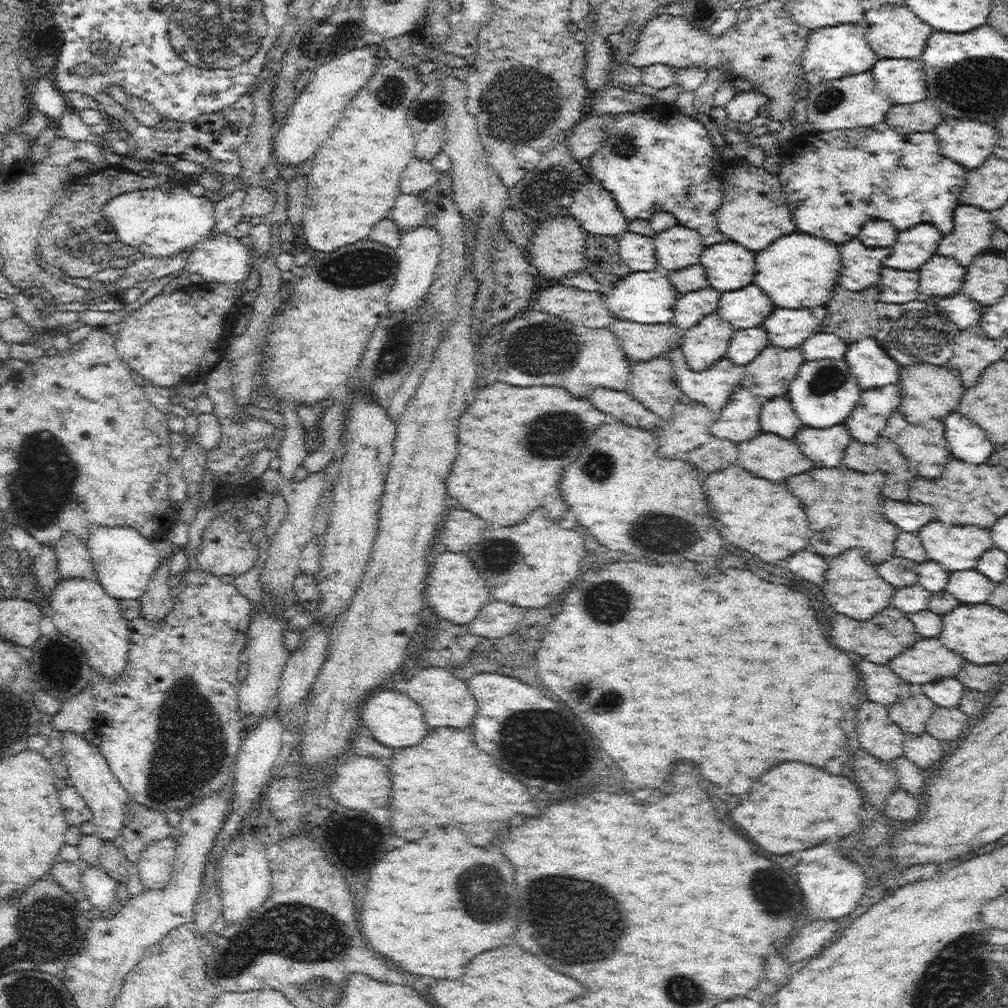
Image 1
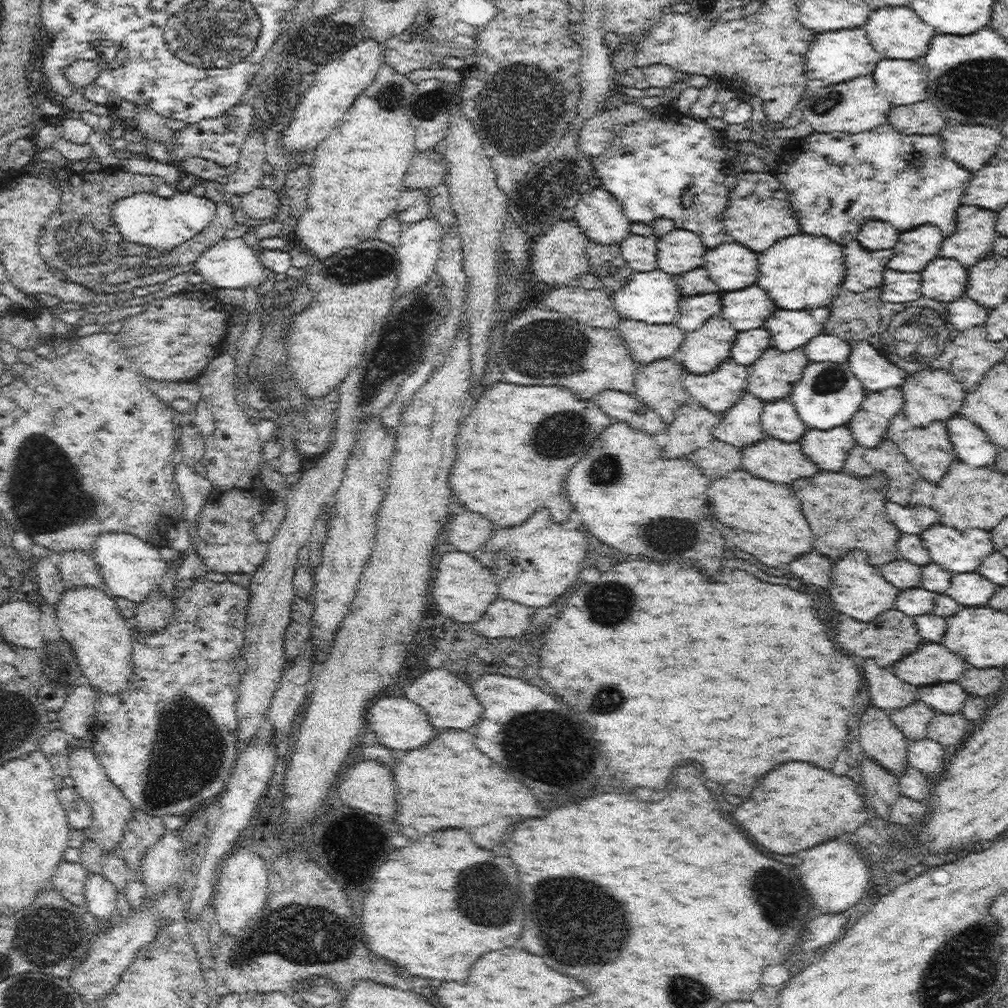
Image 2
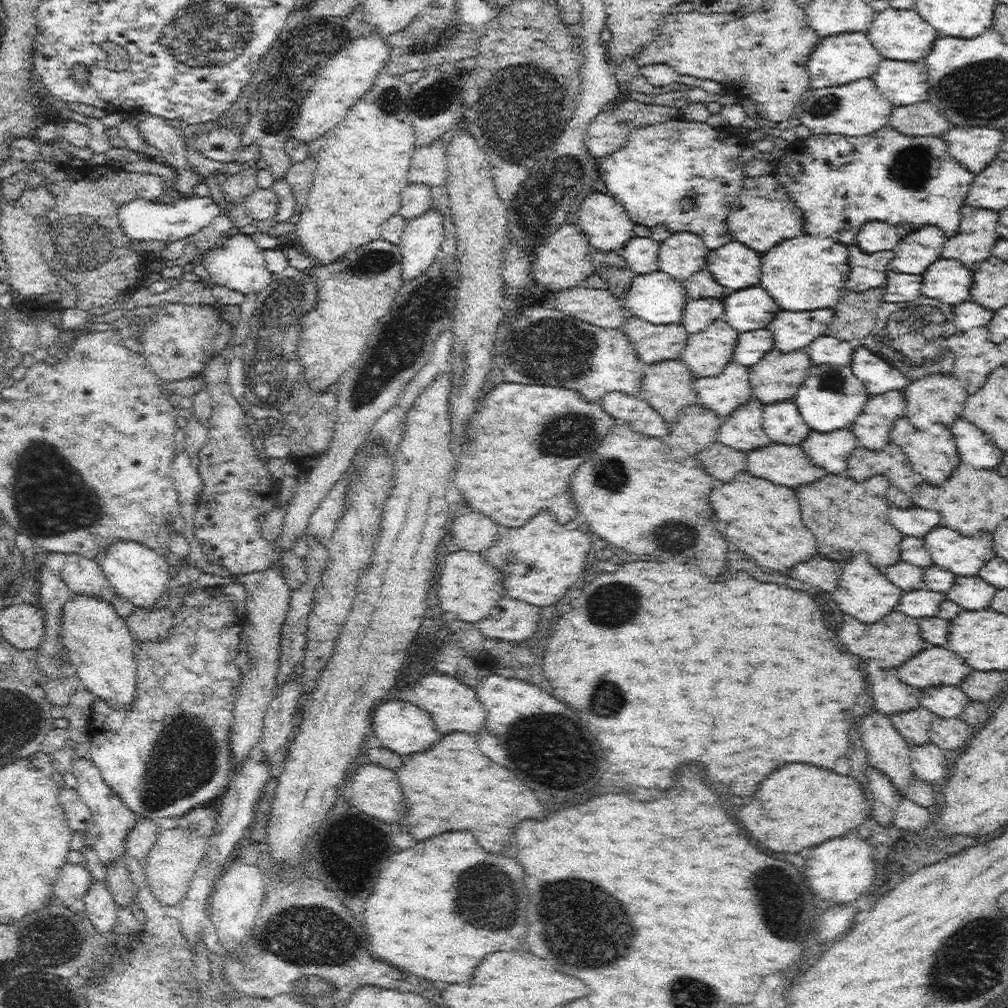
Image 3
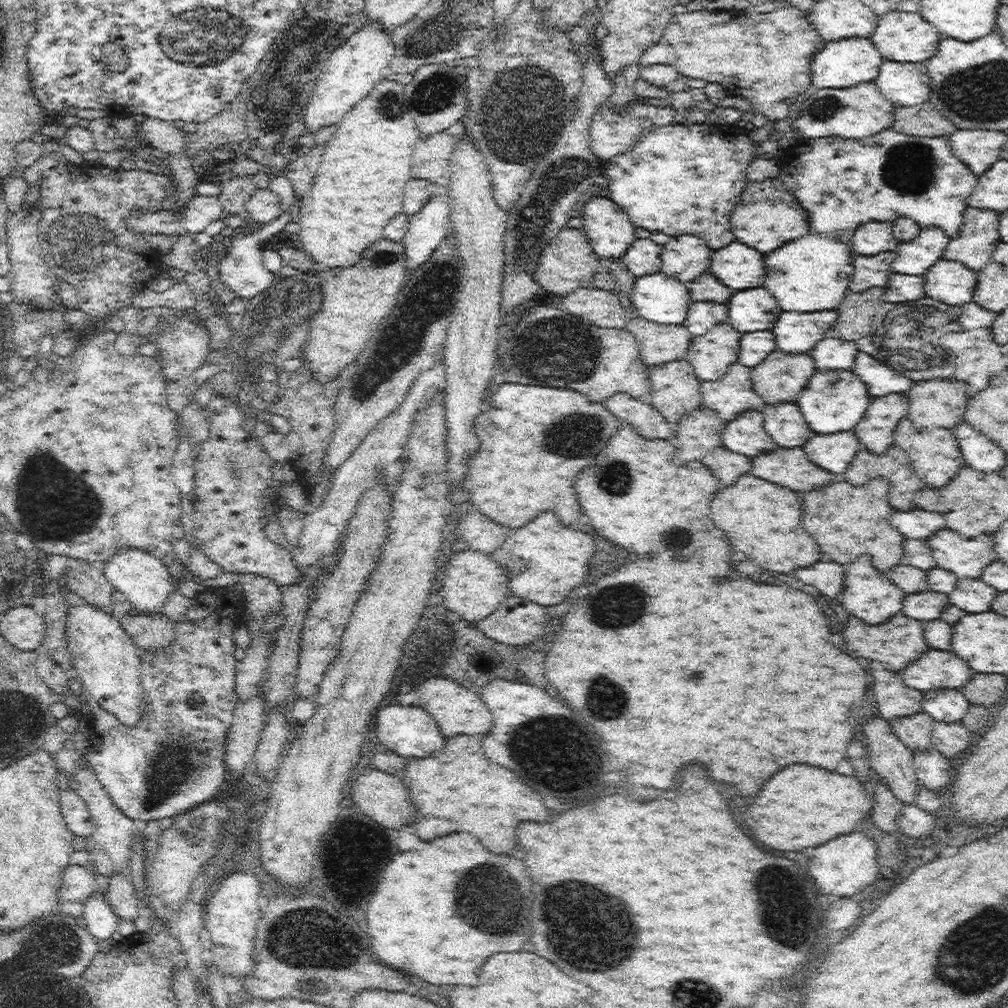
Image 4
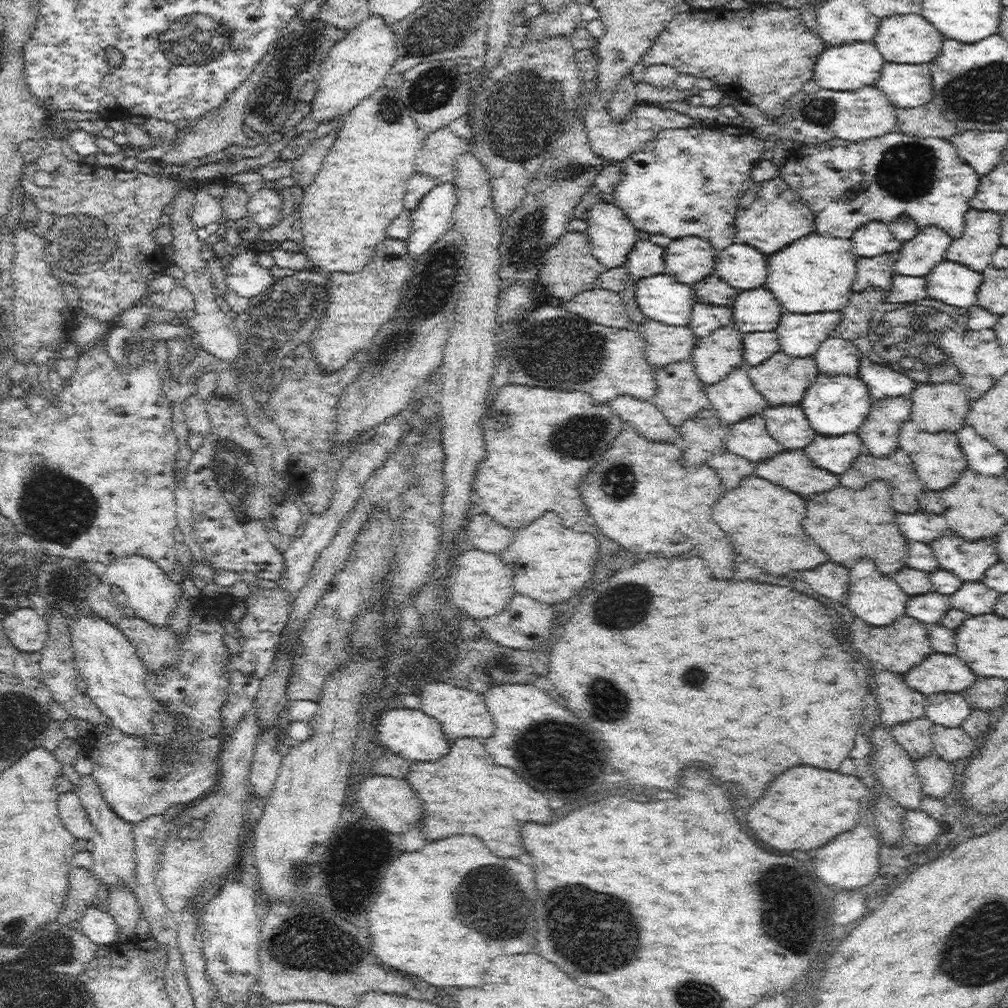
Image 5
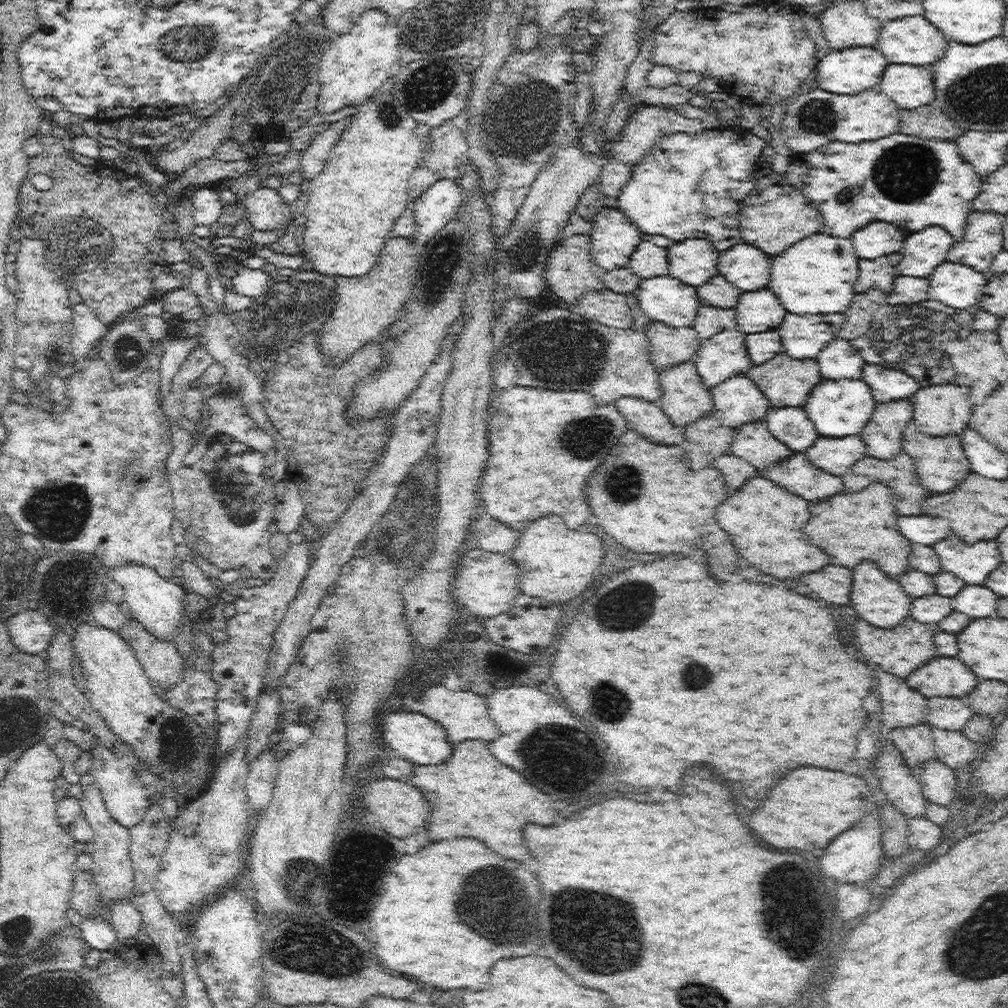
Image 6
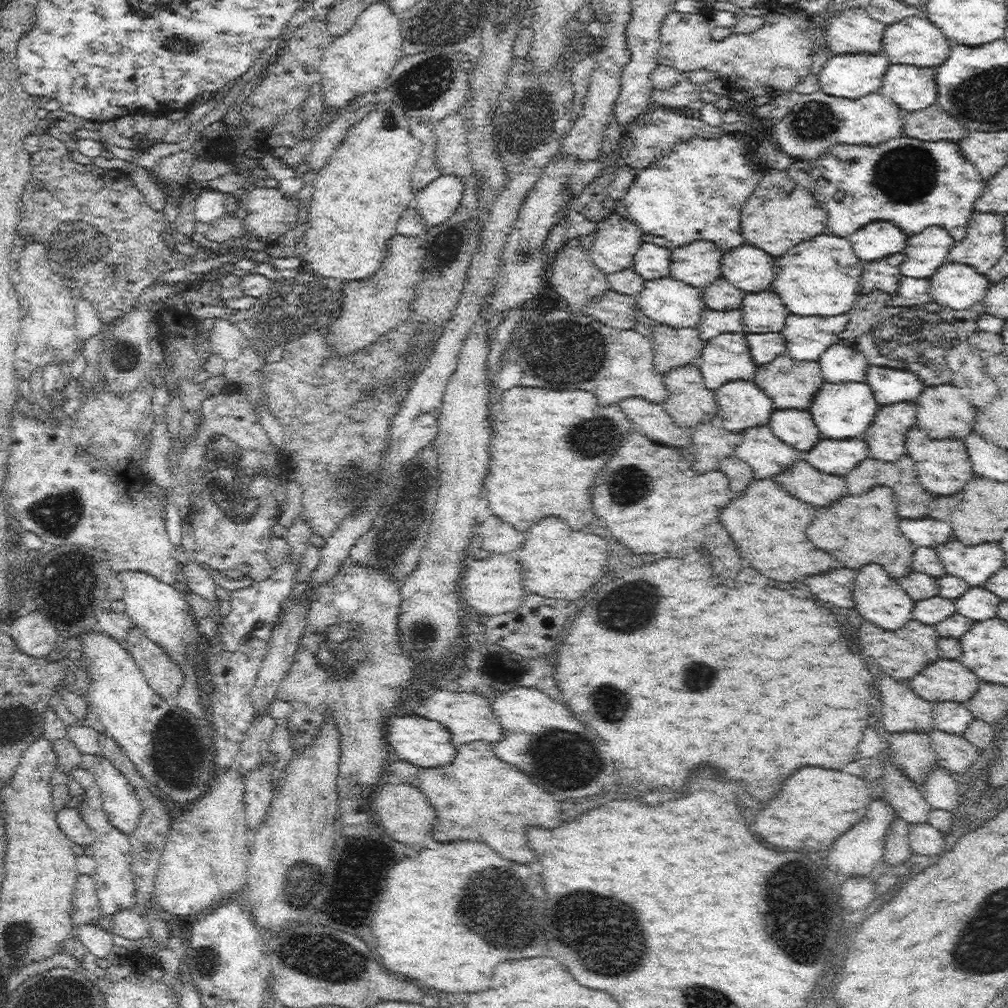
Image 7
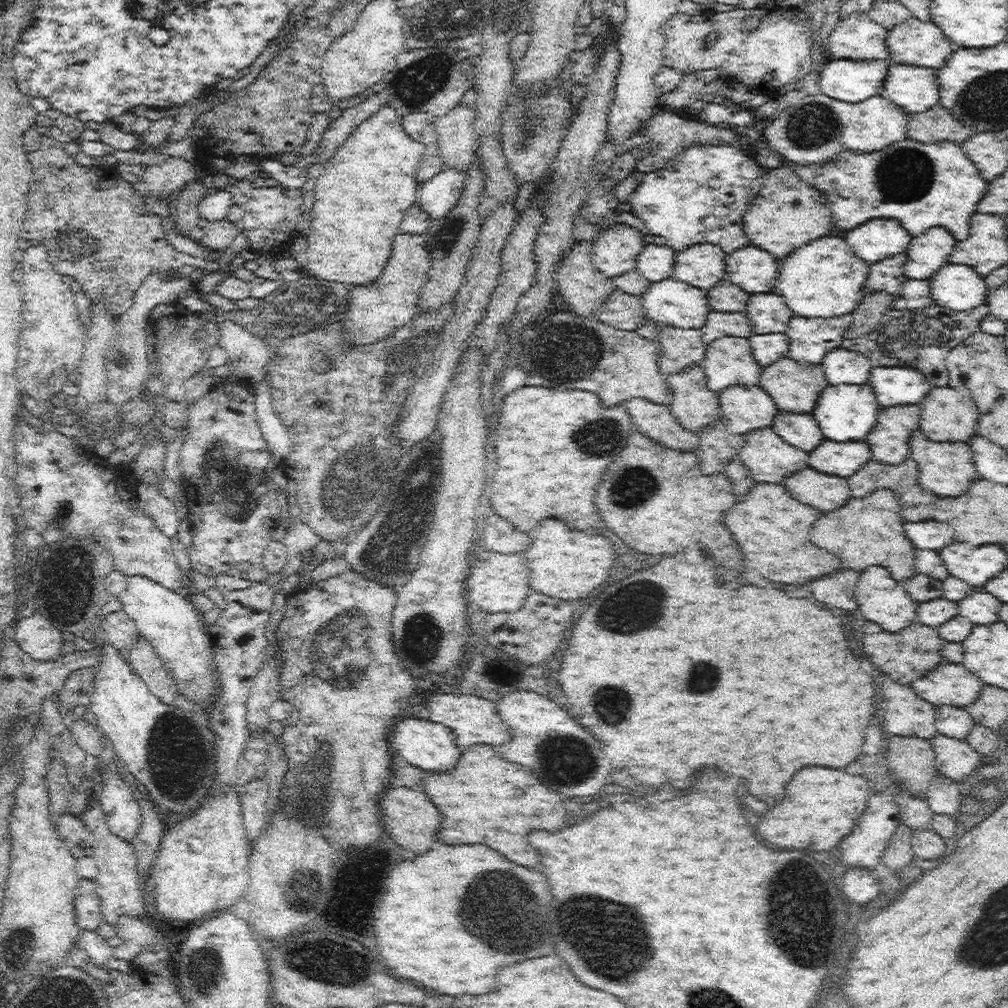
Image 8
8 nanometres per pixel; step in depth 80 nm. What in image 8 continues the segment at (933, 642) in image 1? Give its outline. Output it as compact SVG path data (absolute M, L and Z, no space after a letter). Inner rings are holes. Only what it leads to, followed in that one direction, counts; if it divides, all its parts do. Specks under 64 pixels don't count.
M963 663L938 665L926 677L910 685L915 693L939 708L952 706L965 709L980 696L984 684Z

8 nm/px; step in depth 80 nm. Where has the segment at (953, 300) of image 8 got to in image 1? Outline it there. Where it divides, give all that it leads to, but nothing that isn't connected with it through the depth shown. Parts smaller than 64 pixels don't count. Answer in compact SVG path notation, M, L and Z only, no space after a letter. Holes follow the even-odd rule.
M936 256L928 264L920 268L919 291L925 300L950 298L962 292L966 267L963 267L955 258Z

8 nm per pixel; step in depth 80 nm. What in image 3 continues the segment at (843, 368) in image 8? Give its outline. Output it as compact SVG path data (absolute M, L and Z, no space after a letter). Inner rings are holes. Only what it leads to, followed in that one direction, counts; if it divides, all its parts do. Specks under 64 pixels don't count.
M827 335L816 339L807 351L814 365L850 366L854 350L854 342L838 340Z

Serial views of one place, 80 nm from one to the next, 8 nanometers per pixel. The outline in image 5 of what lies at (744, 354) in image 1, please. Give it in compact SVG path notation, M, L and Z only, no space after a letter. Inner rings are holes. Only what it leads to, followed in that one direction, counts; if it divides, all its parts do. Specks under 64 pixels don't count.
M749 332L744 337L745 362L747 367L758 366L781 350L776 332Z

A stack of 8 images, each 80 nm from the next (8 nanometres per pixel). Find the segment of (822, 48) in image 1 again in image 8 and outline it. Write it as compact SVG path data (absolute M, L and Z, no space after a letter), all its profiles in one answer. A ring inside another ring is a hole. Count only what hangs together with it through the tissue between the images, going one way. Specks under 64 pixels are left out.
M829 60L820 72L821 93L845 103L864 102L878 94L883 94L882 88L890 67L889 63L880 61L852 61L852 60Z

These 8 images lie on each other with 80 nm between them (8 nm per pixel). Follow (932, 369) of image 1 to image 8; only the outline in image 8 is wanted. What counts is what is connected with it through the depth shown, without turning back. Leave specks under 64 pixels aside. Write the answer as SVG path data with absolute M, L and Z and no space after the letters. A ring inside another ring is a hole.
M933 388L931 393L923 400L921 405L922 418L920 421L921 431L928 440L934 442L968 442L976 437L978 430L978 408L970 396L968 389L956 390L956 388Z

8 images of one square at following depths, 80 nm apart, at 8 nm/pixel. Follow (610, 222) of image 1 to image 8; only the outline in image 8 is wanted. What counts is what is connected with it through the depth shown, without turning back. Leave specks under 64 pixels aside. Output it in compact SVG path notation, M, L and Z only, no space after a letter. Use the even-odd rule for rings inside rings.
M625 223L601 229L598 240L592 244L592 266L612 280L636 270L638 255L645 247L638 229Z

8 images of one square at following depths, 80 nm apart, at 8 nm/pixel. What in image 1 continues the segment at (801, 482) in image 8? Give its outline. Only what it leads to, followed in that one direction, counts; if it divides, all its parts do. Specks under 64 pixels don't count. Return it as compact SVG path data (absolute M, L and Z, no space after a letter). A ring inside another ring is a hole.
M771 432L762 433L755 440L738 445L738 448L737 464L756 477L772 482L816 468L794 439L788 440Z

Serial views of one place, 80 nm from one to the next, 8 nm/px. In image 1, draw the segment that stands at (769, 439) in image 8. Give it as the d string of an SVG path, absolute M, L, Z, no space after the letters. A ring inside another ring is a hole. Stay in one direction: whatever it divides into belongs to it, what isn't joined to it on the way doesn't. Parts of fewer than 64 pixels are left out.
M744 386L736 389L734 397L710 425L711 435L737 445L755 440L764 433L760 424L763 404L764 400L754 396Z

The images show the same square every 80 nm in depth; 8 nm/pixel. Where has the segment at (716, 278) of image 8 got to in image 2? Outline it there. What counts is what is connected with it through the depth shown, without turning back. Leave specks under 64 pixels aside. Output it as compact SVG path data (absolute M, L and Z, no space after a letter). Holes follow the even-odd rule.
M674 229L671 234L659 240L658 269L673 277L687 275L691 270L704 266L707 249L695 233L686 229Z

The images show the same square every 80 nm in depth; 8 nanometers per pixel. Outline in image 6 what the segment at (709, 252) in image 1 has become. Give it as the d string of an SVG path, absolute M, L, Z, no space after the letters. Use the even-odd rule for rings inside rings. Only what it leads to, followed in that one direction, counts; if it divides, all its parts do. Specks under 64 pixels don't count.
M750 244L720 252L720 274L744 292L762 290L770 282L770 256Z

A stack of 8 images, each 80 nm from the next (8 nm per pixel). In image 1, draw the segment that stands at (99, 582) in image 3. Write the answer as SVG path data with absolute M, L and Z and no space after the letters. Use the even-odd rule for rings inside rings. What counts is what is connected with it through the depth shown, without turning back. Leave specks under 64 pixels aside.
M68 537L60 541L56 556L62 583L74 579L92 582L98 580L91 550L87 546L80 545L80 541L75 538Z

